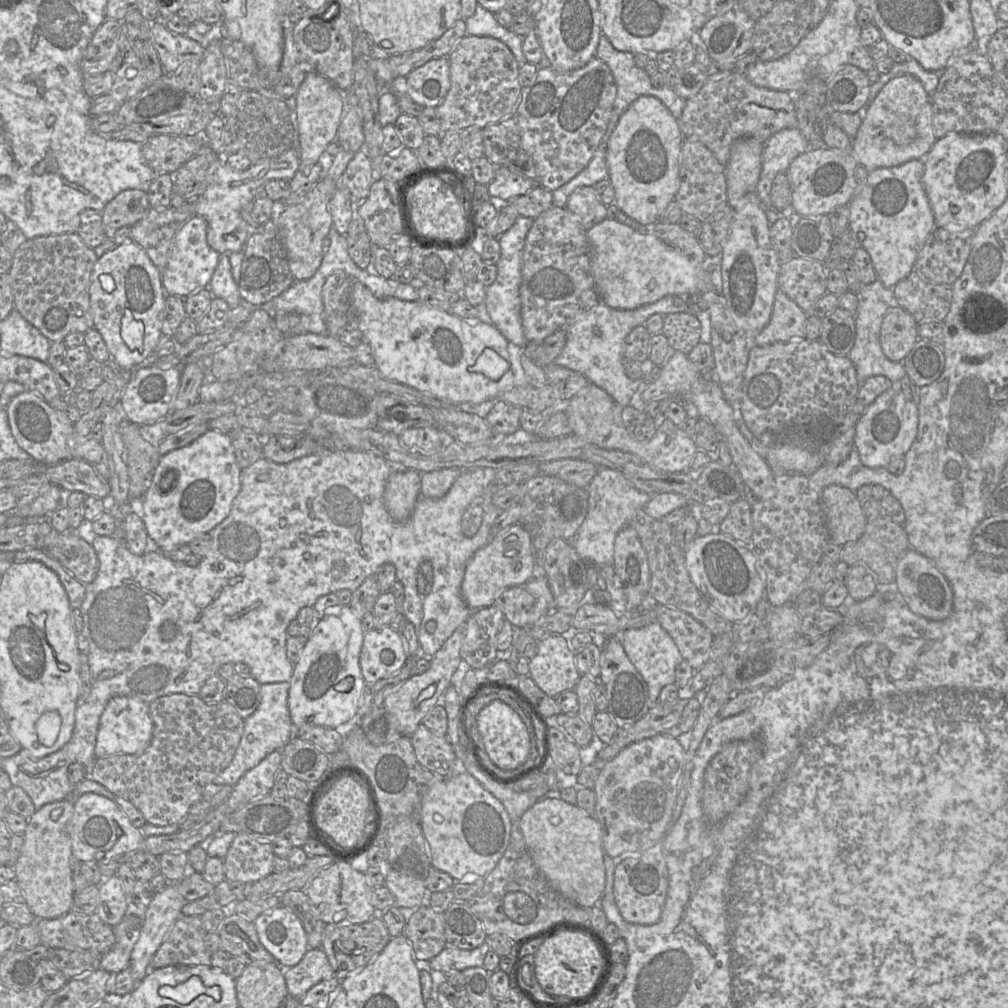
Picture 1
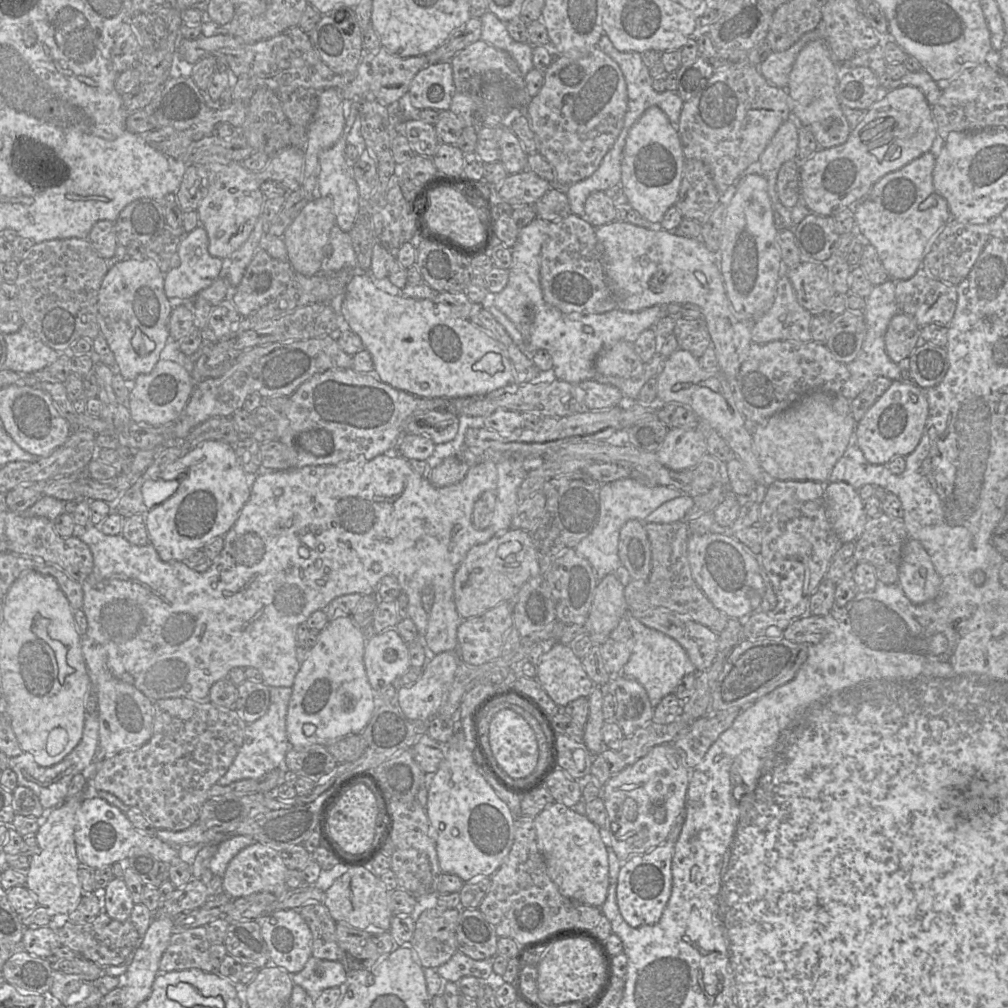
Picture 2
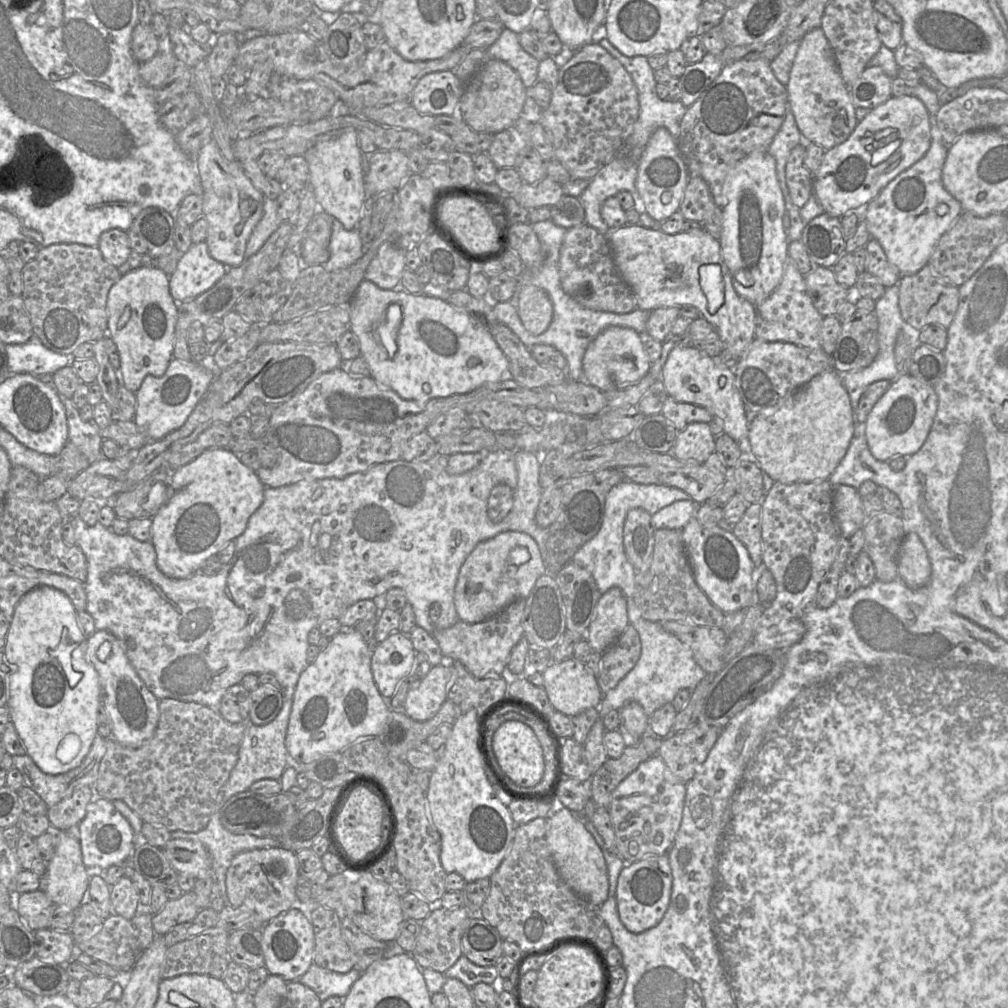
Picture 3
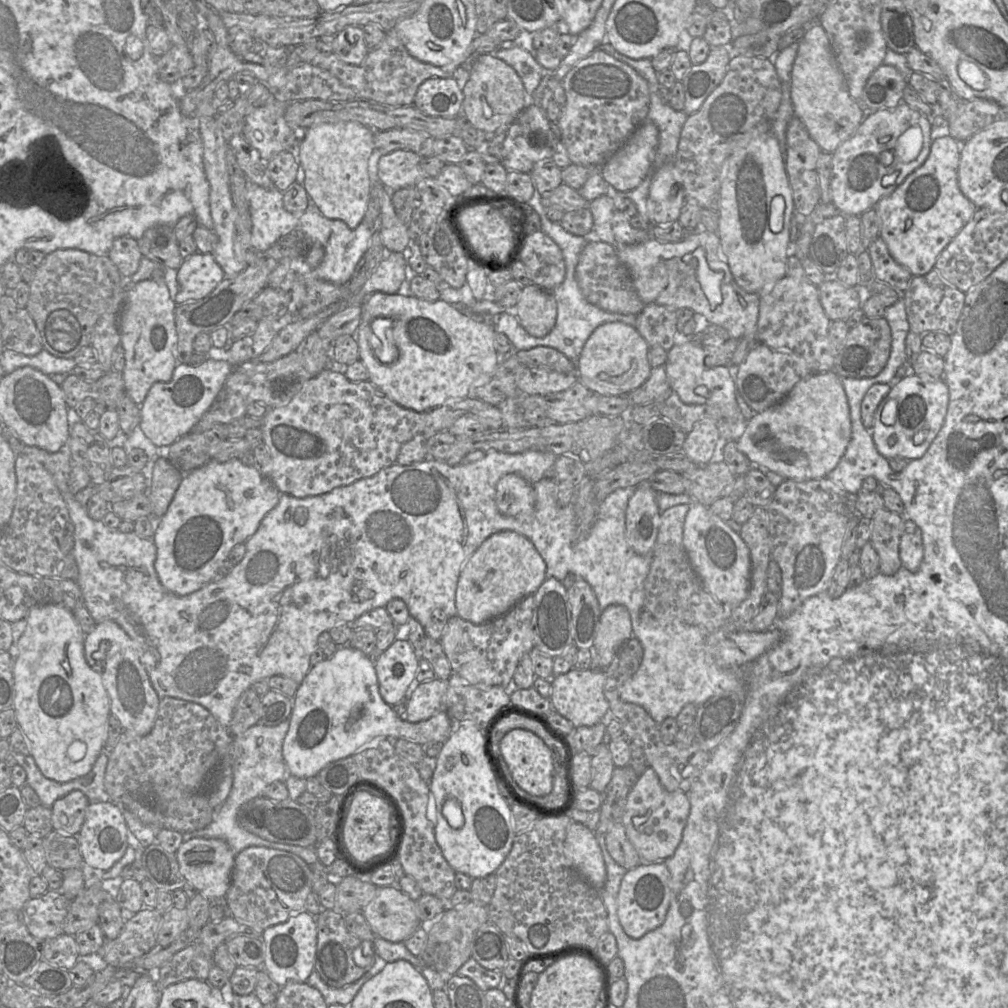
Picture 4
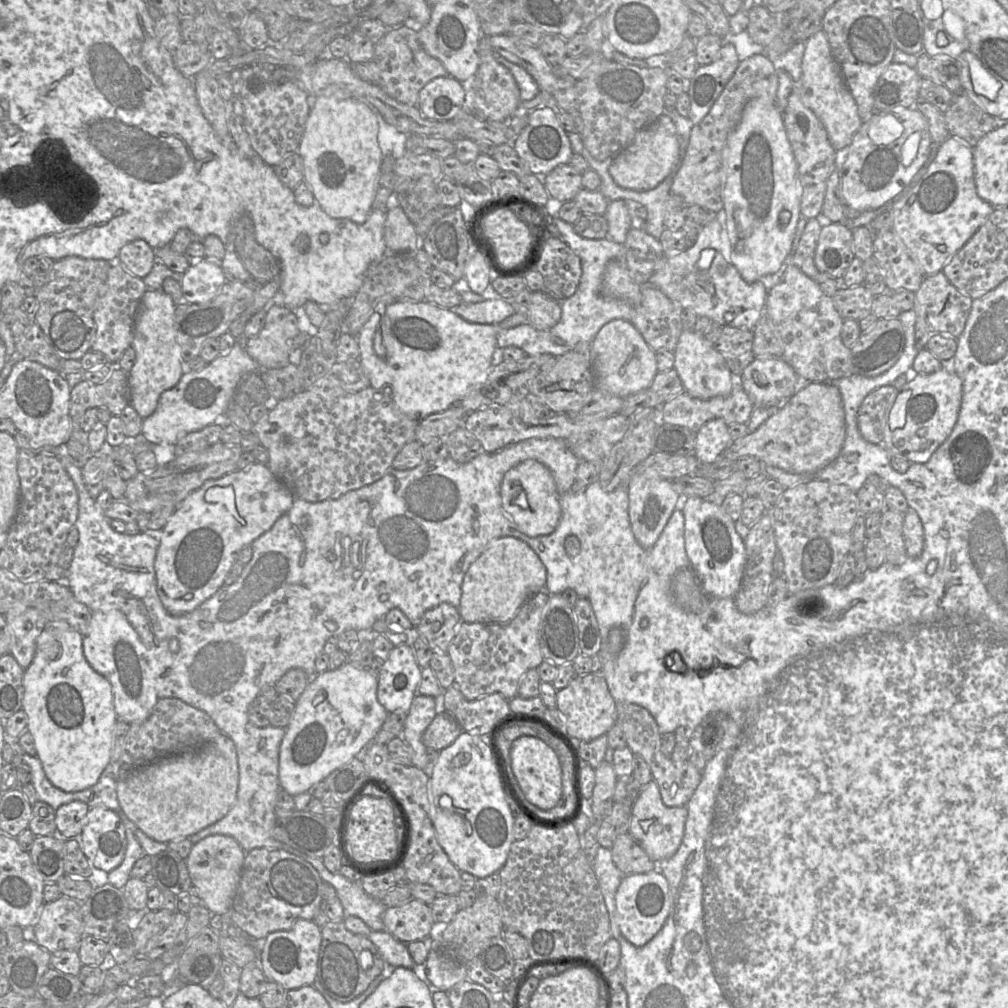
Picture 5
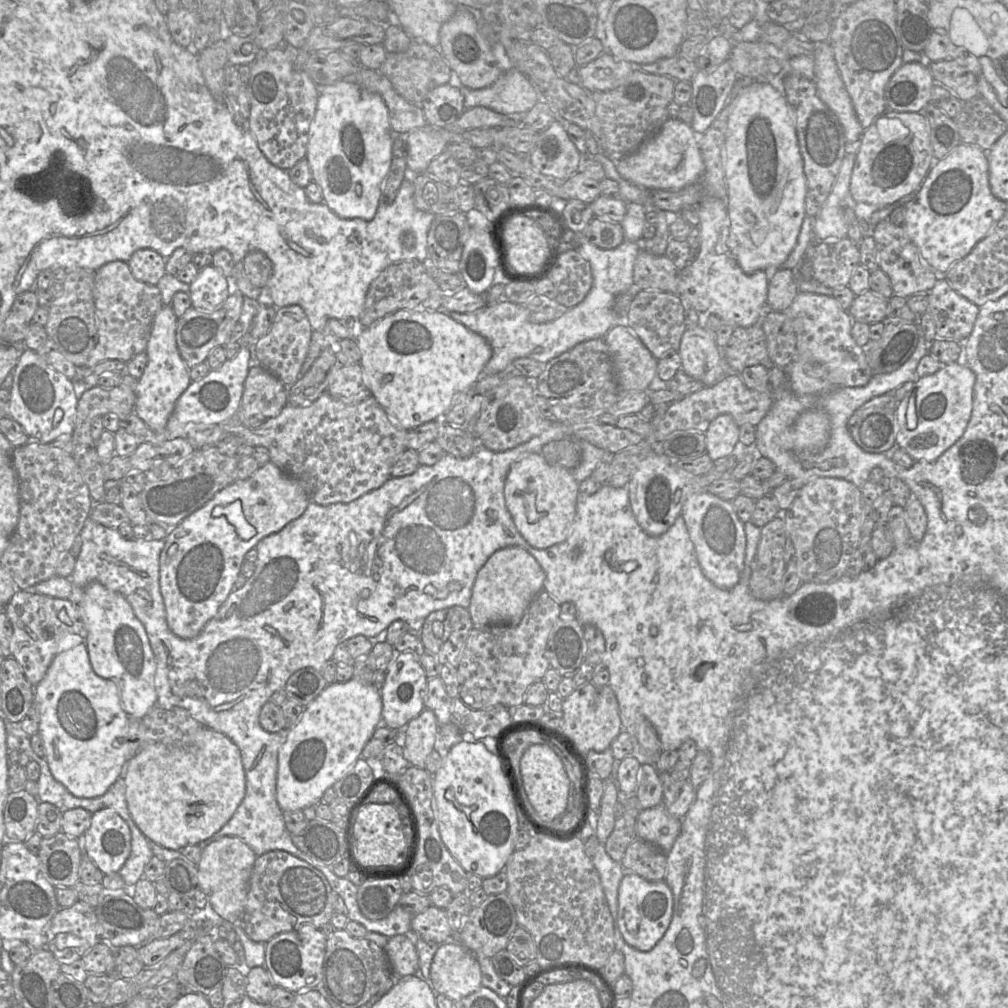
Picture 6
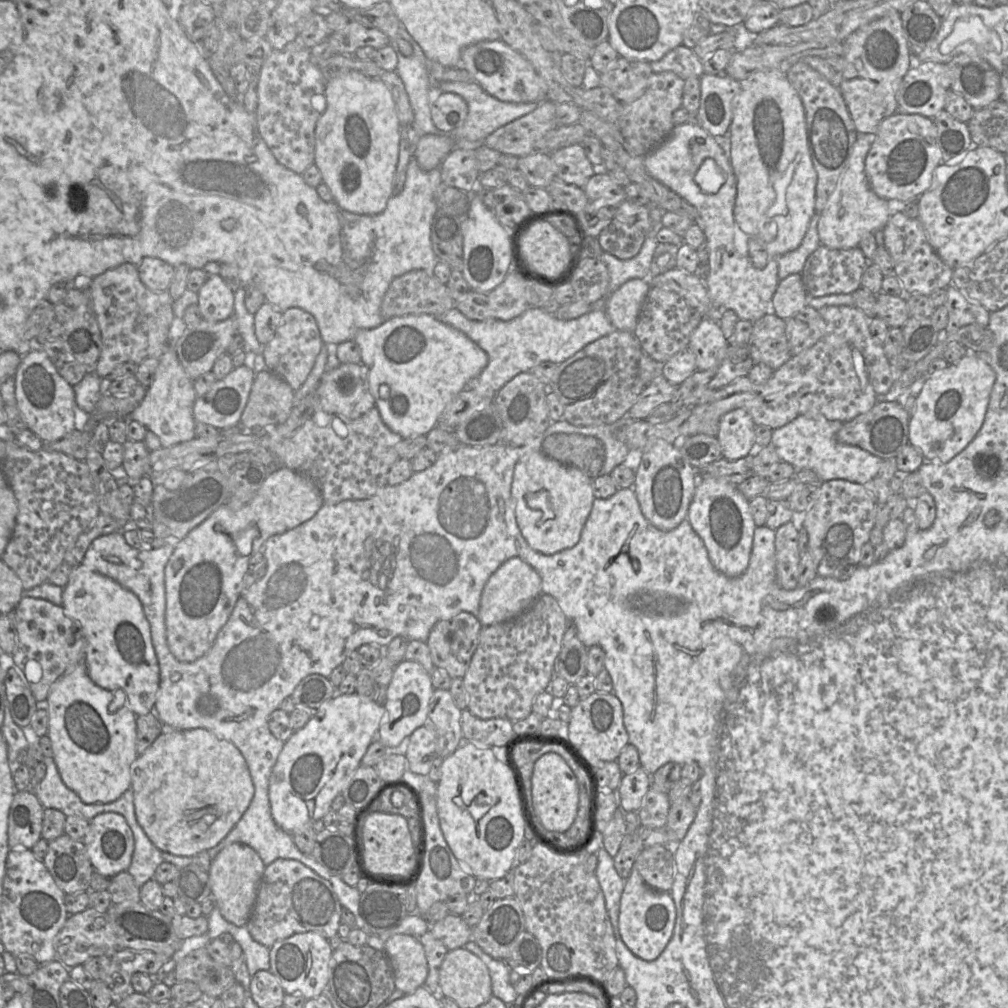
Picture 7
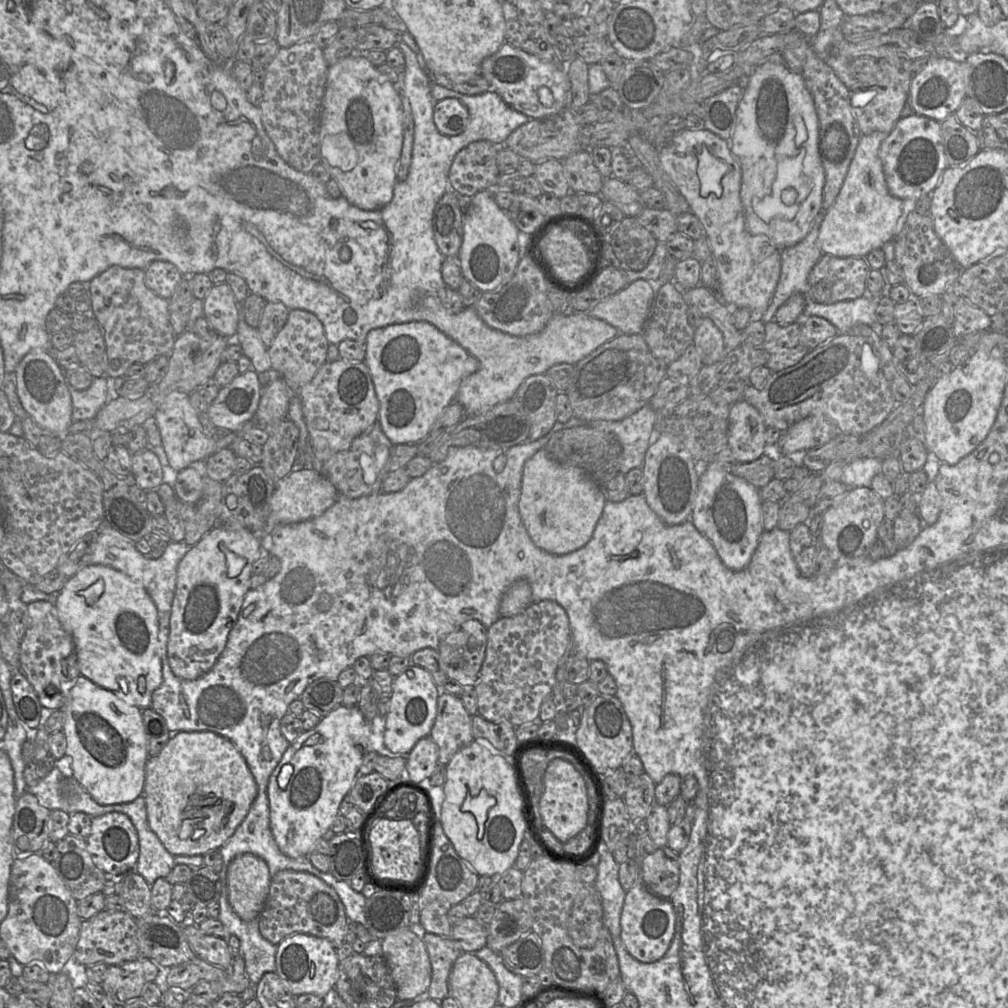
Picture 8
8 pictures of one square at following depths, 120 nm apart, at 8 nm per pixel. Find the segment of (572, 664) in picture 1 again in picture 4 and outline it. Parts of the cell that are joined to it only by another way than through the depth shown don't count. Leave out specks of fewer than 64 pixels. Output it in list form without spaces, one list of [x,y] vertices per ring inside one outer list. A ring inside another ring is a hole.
[[[572,668],[569,672],[554,676],[551,679],[549,700],[552,708],[569,720],[574,728],[593,726],[600,721],[606,721],[610,714],[610,706],[604,696],[604,672],[591,670],[577,670]]]

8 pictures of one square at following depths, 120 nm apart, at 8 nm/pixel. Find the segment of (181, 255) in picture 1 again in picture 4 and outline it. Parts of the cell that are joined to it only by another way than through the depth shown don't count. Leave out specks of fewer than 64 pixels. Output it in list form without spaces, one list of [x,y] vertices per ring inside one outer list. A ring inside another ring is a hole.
[[[197,251],[185,258],[176,270],[178,292],[175,304],[206,297],[224,278],[225,274],[213,254]]]

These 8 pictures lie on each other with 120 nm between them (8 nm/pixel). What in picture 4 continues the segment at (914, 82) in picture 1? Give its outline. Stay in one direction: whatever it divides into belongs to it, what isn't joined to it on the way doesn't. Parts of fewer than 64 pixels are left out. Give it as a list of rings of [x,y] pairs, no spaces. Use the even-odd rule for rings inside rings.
[[[903,101],[894,108],[880,109],[864,118],[854,135],[833,152],[832,203],[845,216],[860,216],[873,208],[925,162],[931,149],[931,128],[930,118]],[[885,151],[894,154],[889,165],[881,161],[880,156]]]

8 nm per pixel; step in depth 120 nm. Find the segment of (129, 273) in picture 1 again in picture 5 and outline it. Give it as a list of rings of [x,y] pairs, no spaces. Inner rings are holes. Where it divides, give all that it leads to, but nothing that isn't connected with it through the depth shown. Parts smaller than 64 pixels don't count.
[[[147,290],[141,299],[135,319],[131,347],[135,351],[136,358],[132,369],[128,373],[128,385],[130,388],[130,404],[143,419],[155,411],[160,395],[176,386],[184,373],[180,347],[176,342],[175,309],[176,304],[170,295],[164,291]]]

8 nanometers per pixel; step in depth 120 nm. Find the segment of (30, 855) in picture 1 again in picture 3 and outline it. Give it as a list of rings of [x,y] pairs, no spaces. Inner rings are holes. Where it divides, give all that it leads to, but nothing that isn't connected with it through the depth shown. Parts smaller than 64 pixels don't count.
[[[77,831],[56,832],[58,833],[58,844],[52,859],[47,864],[45,874],[41,877],[40,889],[58,907],[77,909],[81,903],[86,901],[89,886],[89,876],[83,863]]]

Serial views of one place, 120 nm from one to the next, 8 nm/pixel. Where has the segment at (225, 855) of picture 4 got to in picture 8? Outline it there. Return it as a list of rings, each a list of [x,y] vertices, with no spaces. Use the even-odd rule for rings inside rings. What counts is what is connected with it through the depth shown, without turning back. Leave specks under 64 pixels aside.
[[[244,853],[227,869],[228,899],[234,912],[245,921],[258,919],[268,897],[271,876],[266,862]]]

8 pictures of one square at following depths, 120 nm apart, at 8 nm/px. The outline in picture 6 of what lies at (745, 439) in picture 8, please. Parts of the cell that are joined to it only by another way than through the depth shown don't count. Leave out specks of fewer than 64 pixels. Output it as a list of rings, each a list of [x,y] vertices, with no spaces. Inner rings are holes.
[[[729,414],[719,415],[704,432],[706,454],[713,460],[722,459],[741,449],[739,426]]]

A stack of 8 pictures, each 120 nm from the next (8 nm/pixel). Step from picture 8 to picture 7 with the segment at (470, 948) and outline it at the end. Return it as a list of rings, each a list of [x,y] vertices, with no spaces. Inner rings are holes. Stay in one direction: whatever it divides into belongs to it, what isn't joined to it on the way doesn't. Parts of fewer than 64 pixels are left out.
[[[451,913],[442,920],[430,924],[429,931],[448,950],[463,947],[471,939],[471,928],[460,915]]]

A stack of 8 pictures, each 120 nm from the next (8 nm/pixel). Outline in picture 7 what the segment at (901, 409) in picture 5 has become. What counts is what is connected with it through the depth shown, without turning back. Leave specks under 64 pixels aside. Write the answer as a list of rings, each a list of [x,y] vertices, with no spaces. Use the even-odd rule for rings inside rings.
[[[965,355],[958,362],[954,364],[949,364],[945,369],[936,372],[932,375],[929,375],[925,378],[923,387],[921,388],[920,393],[916,397],[914,407],[910,412],[911,414],[909,419],[909,444],[915,447],[923,455],[924,461],[926,460],[931,462],[947,463],[968,446],[968,444],[978,434],[984,423],[995,381],[996,374],[994,370],[986,362],[986,360],[984,360],[978,355]]]

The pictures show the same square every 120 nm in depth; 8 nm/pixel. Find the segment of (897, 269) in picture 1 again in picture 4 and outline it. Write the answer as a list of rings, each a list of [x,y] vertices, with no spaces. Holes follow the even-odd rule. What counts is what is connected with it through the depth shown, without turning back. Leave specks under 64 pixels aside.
[[[950,134],[932,140],[925,162],[907,176],[890,195],[881,198],[873,207],[880,218],[880,237],[887,244],[891,256],[908,269],[913,276],[925,275],[935,268],[940,253],[972,219],[978,209],[962,193],[958,183],[960,152],[964,143],[957,141]]]

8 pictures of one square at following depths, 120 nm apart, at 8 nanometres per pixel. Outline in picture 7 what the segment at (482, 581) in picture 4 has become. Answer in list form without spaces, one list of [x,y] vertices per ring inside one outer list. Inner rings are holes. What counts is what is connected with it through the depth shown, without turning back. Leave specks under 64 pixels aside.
[[[519,557],[505,561],[486,582],[480,599],[477,619],[483,627],[512,620],[525,612],[541,595],[541,577]]]

